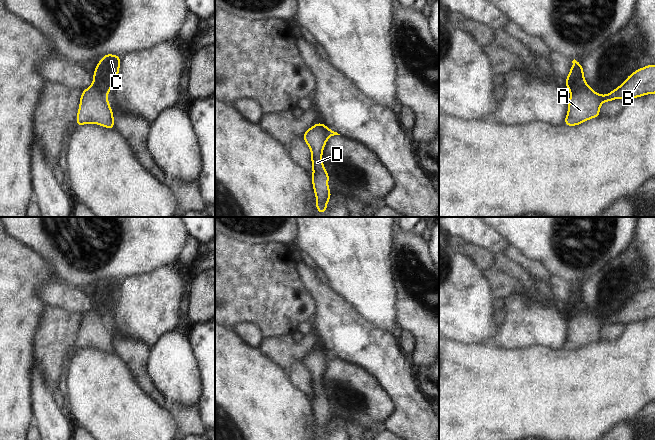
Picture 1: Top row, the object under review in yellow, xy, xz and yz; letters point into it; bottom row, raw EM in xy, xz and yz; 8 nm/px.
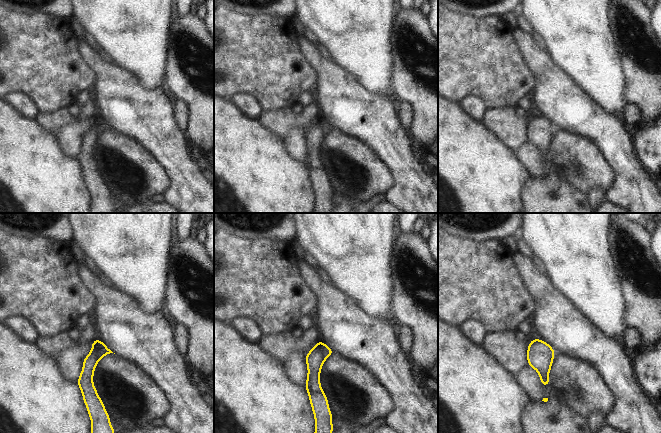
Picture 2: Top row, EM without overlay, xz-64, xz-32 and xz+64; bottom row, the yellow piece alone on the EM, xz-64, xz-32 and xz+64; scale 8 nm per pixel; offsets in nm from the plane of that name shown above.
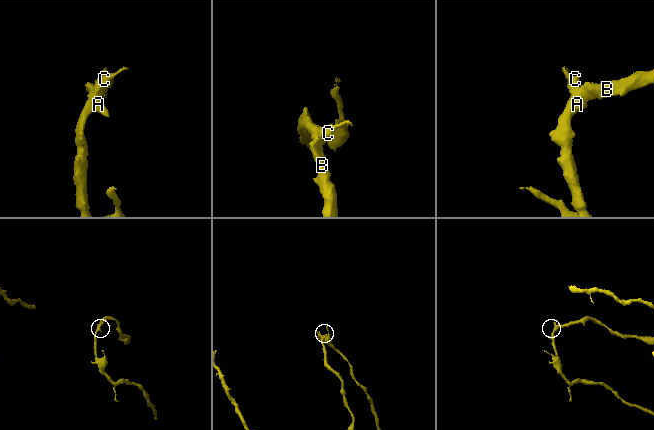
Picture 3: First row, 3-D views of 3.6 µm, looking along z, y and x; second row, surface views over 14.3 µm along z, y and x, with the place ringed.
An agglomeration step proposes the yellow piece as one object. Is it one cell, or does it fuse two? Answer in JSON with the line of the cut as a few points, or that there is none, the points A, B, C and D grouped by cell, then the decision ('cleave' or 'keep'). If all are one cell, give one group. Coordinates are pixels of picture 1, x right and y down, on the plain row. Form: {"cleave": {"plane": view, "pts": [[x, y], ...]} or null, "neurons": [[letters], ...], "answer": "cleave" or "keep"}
{"cleave": {"plane": "xz", "pts": [[319, 347], [326, 357], [326, 364]]}, "neurons": [["A", "B", "D"], ["C"]], "answer": "cleave"}

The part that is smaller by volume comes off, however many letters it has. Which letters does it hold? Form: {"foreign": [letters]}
{"foreign": ["C"]}

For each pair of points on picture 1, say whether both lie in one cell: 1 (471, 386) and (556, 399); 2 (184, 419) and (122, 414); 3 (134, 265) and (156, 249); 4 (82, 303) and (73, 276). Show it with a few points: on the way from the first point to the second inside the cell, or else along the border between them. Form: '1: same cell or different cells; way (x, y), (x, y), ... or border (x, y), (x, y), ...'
1: same cell; way (492, 395), (535, 395)
2: different cells; border (167, 408), (178, 429)
3: same cell; way (139, 260), (151, 249)
4: different cells; border (55, 278), (79, 288)

